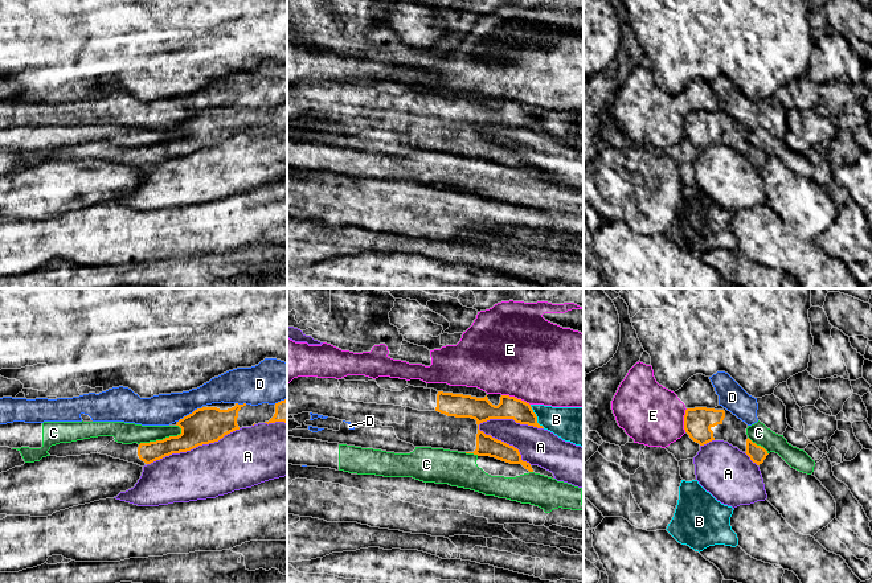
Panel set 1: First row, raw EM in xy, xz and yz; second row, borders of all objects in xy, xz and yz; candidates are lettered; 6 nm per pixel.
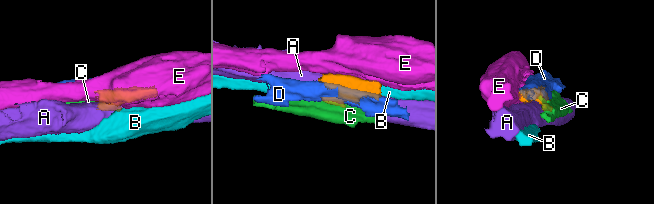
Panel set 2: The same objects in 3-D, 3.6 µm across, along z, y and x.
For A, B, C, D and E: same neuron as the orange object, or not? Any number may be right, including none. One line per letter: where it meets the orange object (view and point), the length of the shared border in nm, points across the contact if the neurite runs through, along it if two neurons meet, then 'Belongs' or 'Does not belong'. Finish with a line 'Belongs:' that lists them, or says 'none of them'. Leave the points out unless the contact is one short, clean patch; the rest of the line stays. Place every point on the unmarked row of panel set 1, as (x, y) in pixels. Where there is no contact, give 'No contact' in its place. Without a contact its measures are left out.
A: Touches orange at xz (506, 147). Shared border 400 nm. Does not belong
B: Touches orange at xz (536, 120). Shared border 170 nm. Does not belong
C: Touches orange at xy (163, 143). Shared border 280 nm. Does not belong
D: Touches orange at xy (189, 118). Shared border 170 nm. Does not belong
E: Touches orange at xz (516, 102). Shared border 190 nm. Does not belong
Belongs: none of them

